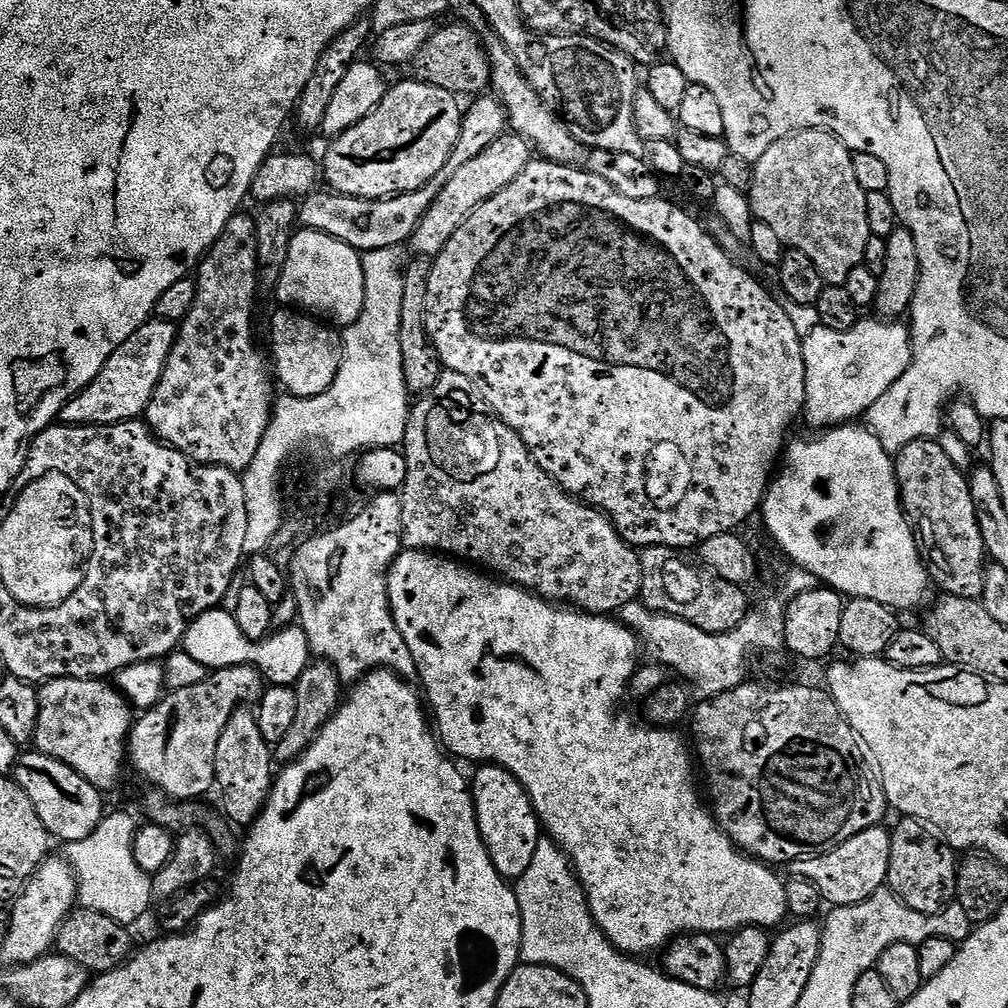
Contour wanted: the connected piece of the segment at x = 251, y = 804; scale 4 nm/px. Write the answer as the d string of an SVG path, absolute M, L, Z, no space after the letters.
M248 706L237 708L235 712L230 714L230 722L226 722L226 730L222 730L214 754L214 774L216 775L214 792L215 795L220 795L221 810L219 809L219 811L225 821L231 822L233 820L236 824L250 826L260 817L260 812L266 806L269 794L272 793L272 781L274 779L272 764L274 765L274 752L266 742L266 738L262 738L262 730L258 730L255 711Z

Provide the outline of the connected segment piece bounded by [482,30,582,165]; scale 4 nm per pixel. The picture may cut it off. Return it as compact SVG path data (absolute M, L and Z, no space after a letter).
M491 30L483 33L482 43L484 51L488 53L488 62L492 71L490 88L506 110L509 129L523 140L527 140L543 159L550 160L553 164L571 165L575 161L572 159L576 155L578 155L577 157L581 155L581 144L574 139L570 130L538 98L534 88L526 82L522 70L518 70L518 64L514 62L514 58L506 50L506 46Z

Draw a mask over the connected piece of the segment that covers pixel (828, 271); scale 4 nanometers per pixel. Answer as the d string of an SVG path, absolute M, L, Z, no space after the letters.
M804 128L801 132L795 132L786 138L778 138L778 142L774 142L774 146L770 146L770 150L766 150L766 154L762 154L762 158L754 161L752 164L752 183L746 189L749 204L747 204L747 207L753 217L757 221L770 226L778 234L778 238L781 239L785 249L802 250L802 254L807 254L810 257L810 262L814 262L814 266L818 266L818 274L822 274L825 285L838 284L842 286L846 282L848 275L850 275L850 270L863 265L866 242L870 242L873 235L870 230L870 222L866 218L866 198L868 193L862 190L862 186L858 186L858 178L854 174L852 154L851 150L833 132L826 132L823 128Z

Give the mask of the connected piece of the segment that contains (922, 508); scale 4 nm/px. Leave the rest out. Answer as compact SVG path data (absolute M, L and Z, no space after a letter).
M935 439L915 440L895 453L896 480L900 483L900 503L909 518L920 516L918 543L924 567L941 593L979 600L982 594L986 553L982 531L975 518L969 477L946 458Z

